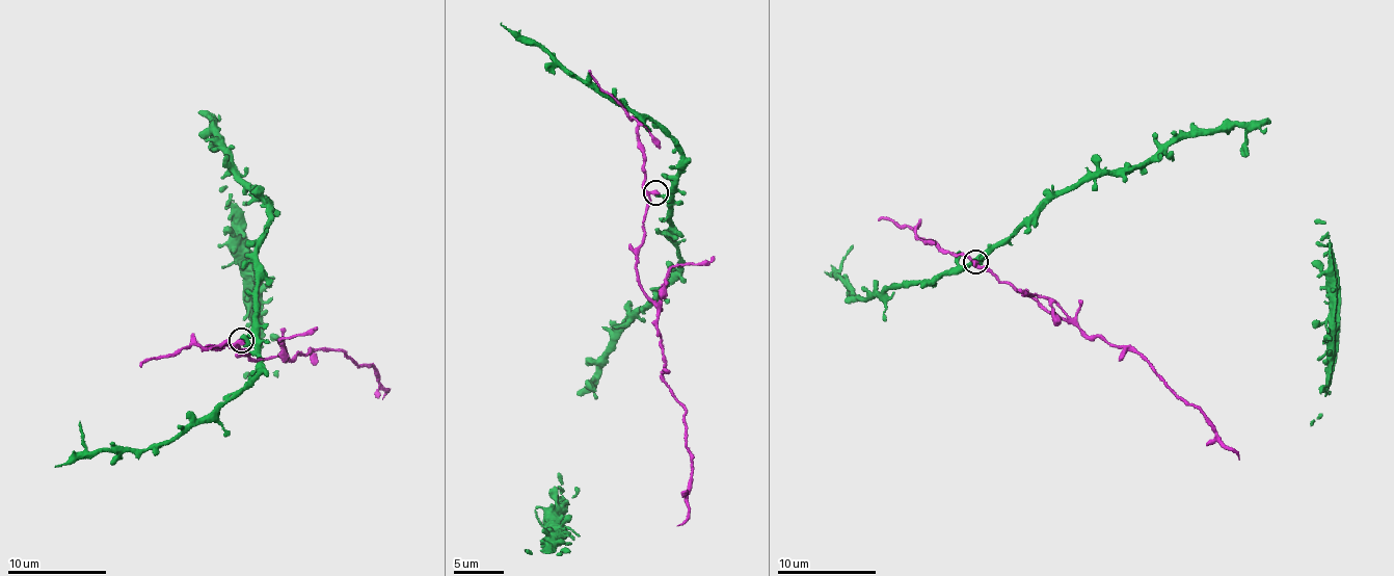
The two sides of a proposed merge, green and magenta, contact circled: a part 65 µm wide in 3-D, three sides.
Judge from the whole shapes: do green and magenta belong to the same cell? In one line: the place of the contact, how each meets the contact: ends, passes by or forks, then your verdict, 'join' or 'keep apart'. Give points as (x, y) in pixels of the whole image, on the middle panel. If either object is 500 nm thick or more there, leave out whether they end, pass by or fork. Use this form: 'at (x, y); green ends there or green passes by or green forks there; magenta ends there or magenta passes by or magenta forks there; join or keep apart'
at (655, 192); green ends there; magenta passes by; keep apart

